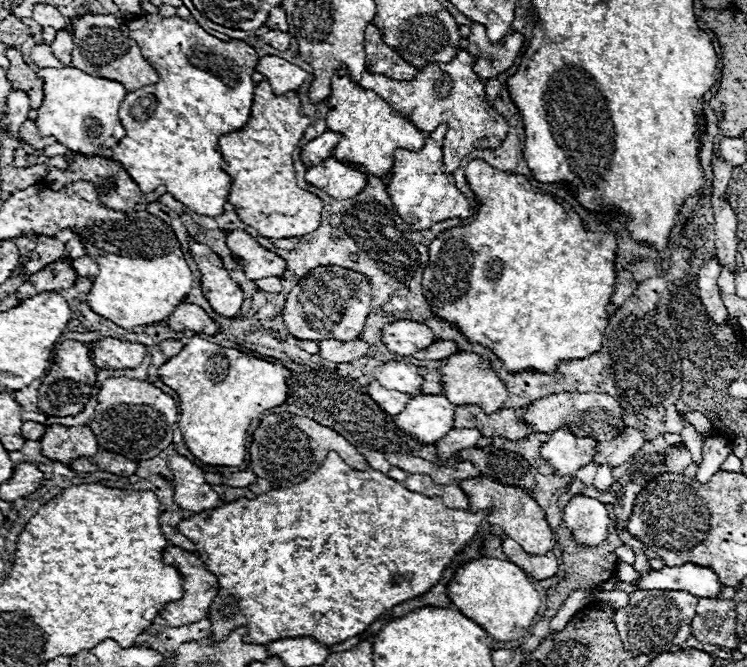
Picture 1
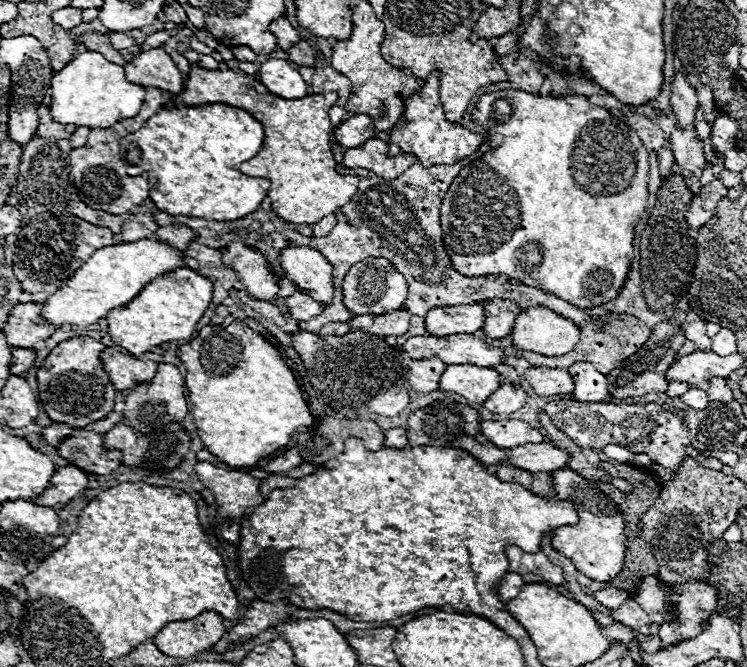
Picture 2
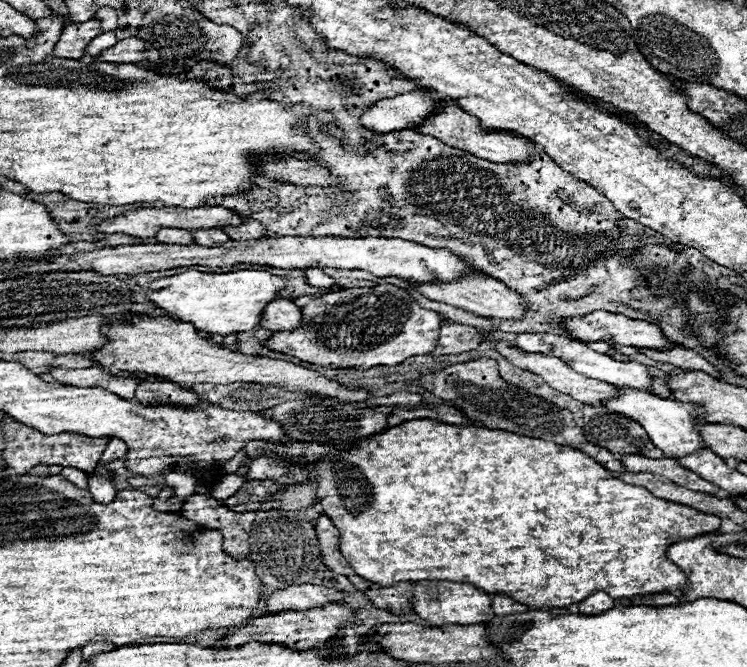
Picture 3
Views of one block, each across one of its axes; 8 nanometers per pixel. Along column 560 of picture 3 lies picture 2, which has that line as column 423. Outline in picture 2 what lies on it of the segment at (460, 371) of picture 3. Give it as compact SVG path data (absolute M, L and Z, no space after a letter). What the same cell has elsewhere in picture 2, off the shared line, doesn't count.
M436 392L436 402L428 404L426 408L420 408L416 412L412 412L408 416L408 446L448 446L448 448L462 448L466 452L470 452L480 464L490 466L490 464L498 464L500 458L504 456L504 450L494 448L494 444L490 444L480 432L478 432L478 412L462 406L458 402L452 400L450 392Z

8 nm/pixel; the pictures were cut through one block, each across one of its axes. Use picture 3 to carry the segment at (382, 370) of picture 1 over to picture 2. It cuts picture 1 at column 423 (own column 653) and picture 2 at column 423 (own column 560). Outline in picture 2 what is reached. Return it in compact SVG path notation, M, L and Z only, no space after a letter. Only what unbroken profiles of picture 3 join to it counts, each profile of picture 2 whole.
M452 334L452 336L414 336L404 344L404 350L412 360L440 358L446 364L476 364L488 366L502 364L504 352L488 346L482 338L472 334Z

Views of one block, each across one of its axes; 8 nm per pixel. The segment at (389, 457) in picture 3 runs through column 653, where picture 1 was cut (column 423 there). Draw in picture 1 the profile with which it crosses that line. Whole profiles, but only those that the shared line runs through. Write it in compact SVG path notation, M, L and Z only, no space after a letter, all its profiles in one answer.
M328 452L324 464L304 482L290 486L290 488L280 488L280 490L270 490L266 494L256 496L254 500L248 498L238 498L234 502L228 502L220 508L207 510L196 513L188 520L182 520L178 524L178 530L196 544L196 554L198 558L206 564L206 568L218 578L220 584L220 592L218 598L214 600L212 608L210 608L210 622L212 622L212 640L220 640L226 638L226 634L230 634L232 630L244 626L244 618L246 618L246 628L248 634L245 641L266 645L274 640L282 640L282 638L296 638L296 636L312 636L318 642L326 642L328 646L344 642L352 636L358 636L362 630L366 630L376 618L380 618L386 610L390 610L396 604L402 604L406 600L412 600L424 592L428 592L432 586L436 586L436 582L440 580L444 568L450 564L450 560L454 560L456 554L462 552L464 544L468 544L474 534L478 532L478 528L482 526L482 520L488 516L490 512L466 512L466 510L456 510L456 508L448 508L438 496L424 496L418 492L410 492L406 490L400 482L384 476L378 470L354 470L350 466L346 466L346 462L336 454L336 452Z

